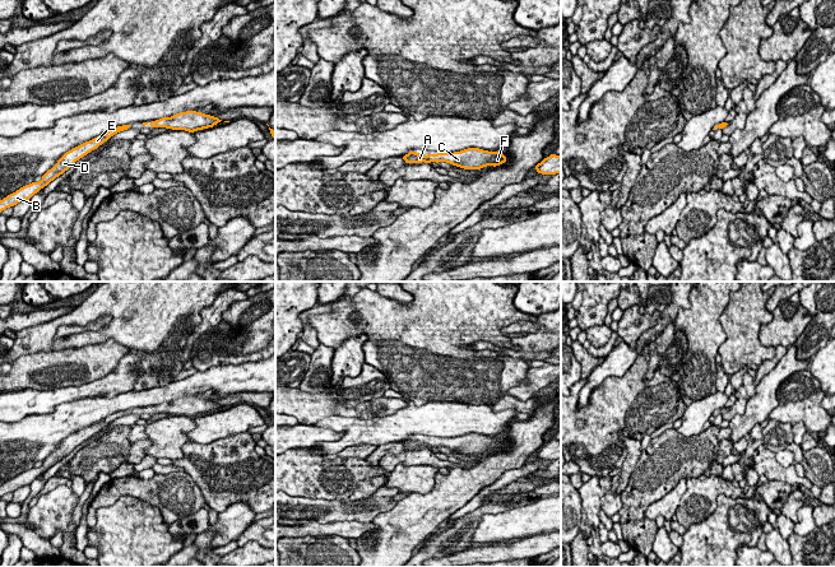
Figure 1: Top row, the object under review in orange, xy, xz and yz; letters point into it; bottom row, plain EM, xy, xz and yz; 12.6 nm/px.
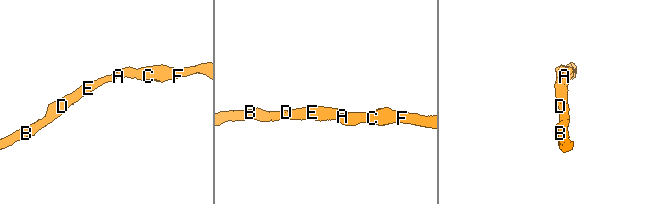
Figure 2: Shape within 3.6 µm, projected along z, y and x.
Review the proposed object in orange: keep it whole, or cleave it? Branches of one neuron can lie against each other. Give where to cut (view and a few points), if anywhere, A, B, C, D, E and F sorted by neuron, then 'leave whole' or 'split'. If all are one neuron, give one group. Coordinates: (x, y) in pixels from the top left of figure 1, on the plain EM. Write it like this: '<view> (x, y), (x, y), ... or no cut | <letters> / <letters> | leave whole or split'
no cut | A B C D E F | leave whole

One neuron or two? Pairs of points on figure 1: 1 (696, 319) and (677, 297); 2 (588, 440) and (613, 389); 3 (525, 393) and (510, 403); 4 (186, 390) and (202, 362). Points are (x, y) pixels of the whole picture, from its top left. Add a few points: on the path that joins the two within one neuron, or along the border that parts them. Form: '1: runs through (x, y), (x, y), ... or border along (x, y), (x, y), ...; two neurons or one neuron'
1: border along (690, 294), (690, 306), (678, 310), (675, 322); two neurons
2: runs through (594, 427), (613, 405), (613, 401); one neuron
3: border along (508, 394), (519, 400), (527, 400), (533, 396); two neurons
4: border along (227, 365), (214, 365), (198, 371); two neurons

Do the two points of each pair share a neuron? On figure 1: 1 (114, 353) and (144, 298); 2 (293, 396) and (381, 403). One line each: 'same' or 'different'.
1: different
2: same

